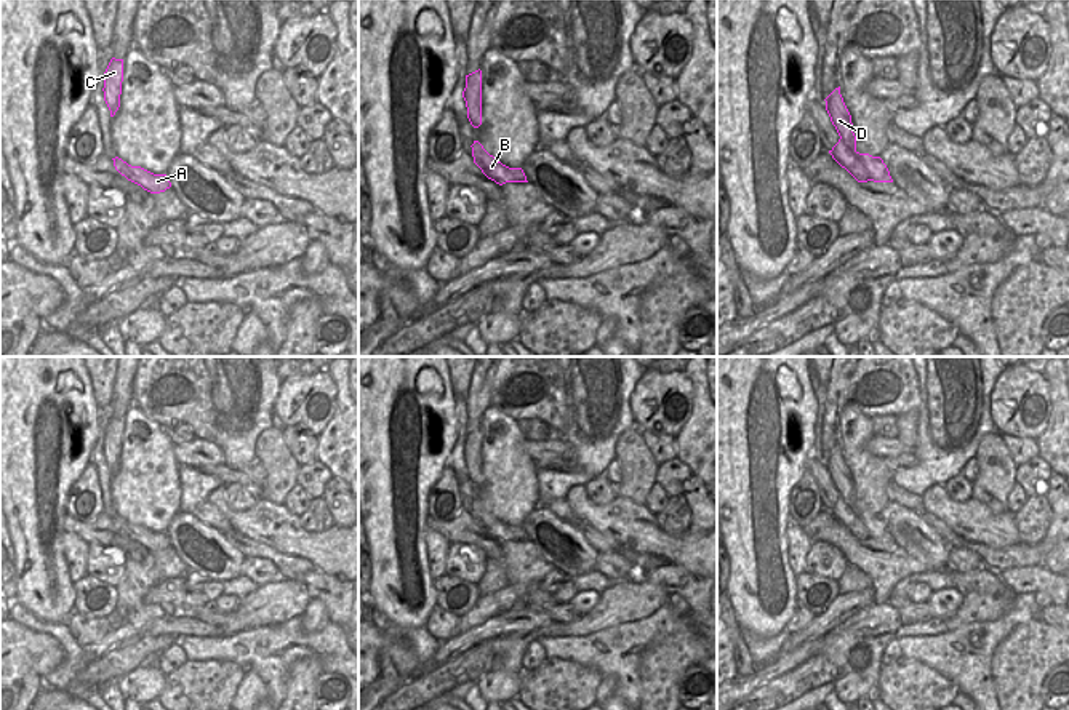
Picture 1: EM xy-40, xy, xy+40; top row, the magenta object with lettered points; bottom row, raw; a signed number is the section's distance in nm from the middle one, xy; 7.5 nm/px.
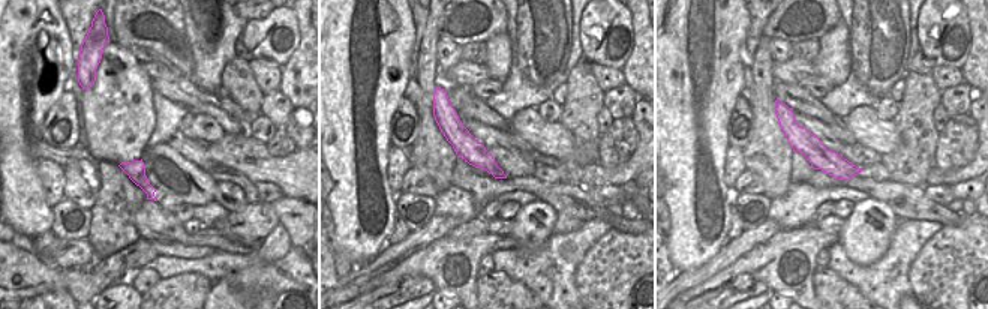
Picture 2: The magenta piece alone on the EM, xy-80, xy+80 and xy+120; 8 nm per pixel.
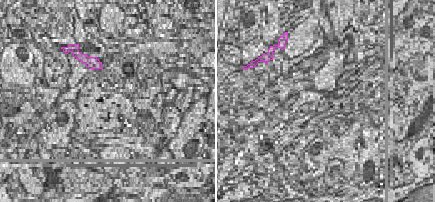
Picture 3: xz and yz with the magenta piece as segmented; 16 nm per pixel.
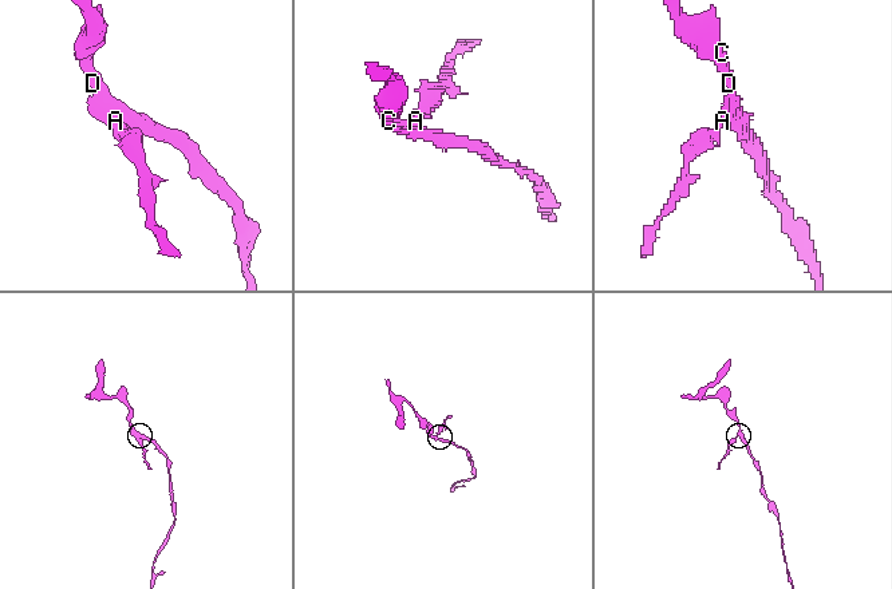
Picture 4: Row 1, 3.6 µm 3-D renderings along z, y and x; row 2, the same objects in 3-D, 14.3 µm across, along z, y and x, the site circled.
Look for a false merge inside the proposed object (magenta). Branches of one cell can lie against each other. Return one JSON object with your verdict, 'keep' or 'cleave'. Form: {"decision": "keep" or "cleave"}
{"decision": "cleave"}

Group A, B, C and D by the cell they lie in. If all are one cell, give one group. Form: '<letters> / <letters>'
A B / C D

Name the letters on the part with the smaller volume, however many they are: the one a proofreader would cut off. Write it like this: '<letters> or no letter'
A, B.

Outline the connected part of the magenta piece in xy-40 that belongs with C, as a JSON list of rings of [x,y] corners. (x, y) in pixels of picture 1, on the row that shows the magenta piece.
[[[112,58],[106,72],[104,72],[104,101],[110,110],[110,117],[120,107],[120,94],[122,94],[122,82],[123,82],[123,59]]]

